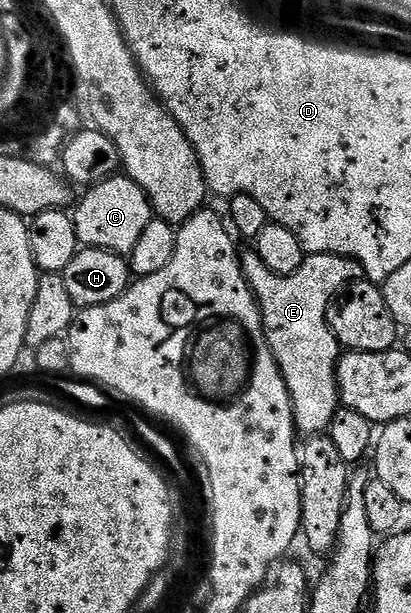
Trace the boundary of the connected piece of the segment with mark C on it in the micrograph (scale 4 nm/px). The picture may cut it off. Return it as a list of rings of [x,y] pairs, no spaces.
[[[127,175],[107,177],[91,186],[74,212],[76,239],[81,246],[89,249],[105,249],[121,255],[131,254],[134,243],[142,236],[142,231],[154,219],[154,210],[146,191],[138,187]]]

